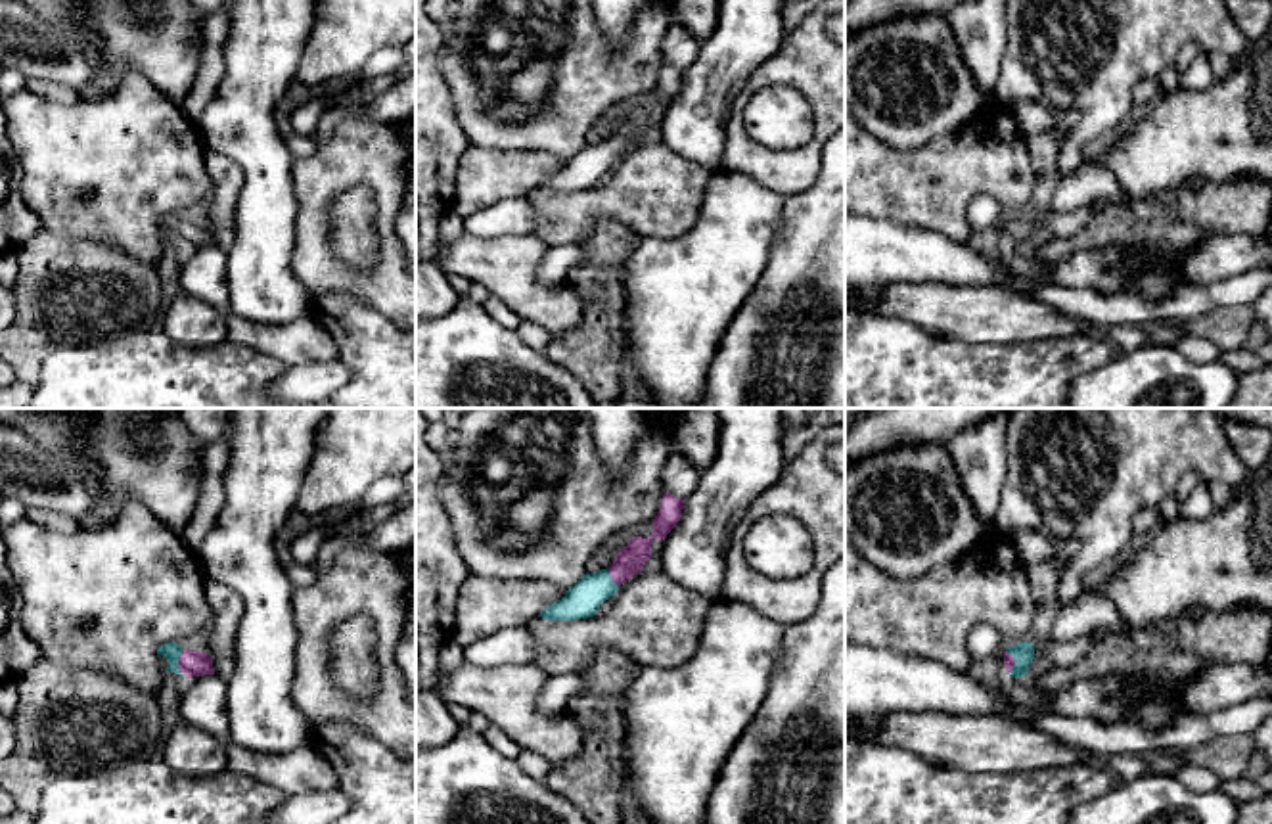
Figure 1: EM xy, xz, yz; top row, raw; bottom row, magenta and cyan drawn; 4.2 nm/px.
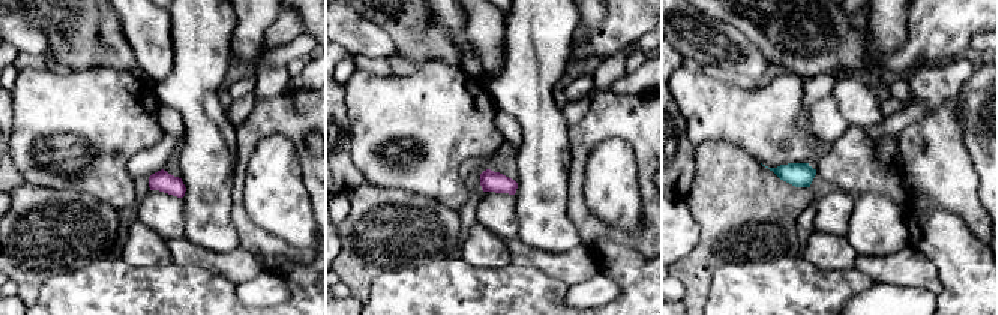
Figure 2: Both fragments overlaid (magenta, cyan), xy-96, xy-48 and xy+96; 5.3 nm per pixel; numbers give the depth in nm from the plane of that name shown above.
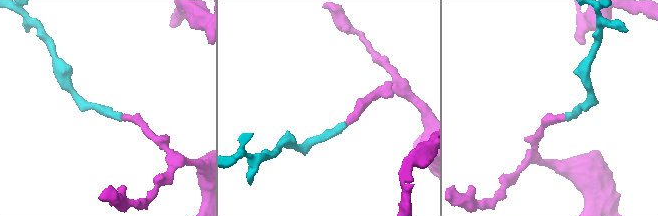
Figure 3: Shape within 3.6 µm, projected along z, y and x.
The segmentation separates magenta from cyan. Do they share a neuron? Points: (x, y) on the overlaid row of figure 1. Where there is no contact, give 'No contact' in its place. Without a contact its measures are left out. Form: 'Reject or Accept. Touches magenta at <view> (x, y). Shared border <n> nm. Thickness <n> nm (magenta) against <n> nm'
Accept. Touches magenta at xy (179, 663). Shared border 110 nm. Thickness 110 nm (magenta) against 70 nm

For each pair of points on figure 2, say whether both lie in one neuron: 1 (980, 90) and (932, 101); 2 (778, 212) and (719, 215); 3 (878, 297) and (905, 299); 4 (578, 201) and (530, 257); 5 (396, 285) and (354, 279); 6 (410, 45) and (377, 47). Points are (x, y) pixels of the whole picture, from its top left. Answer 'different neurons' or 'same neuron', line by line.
1: different neurons
2: same neuron
3: same neuron
4: different neurons
5: different neurons
6: different neurons

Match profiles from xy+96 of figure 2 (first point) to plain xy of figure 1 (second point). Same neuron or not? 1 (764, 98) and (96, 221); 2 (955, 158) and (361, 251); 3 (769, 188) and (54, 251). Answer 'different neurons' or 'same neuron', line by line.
1: same neuron
2: different neurons
3: same neuron

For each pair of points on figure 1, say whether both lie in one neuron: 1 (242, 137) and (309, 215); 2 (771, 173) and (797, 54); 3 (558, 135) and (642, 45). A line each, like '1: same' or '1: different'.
1: different
2: same
3: same

